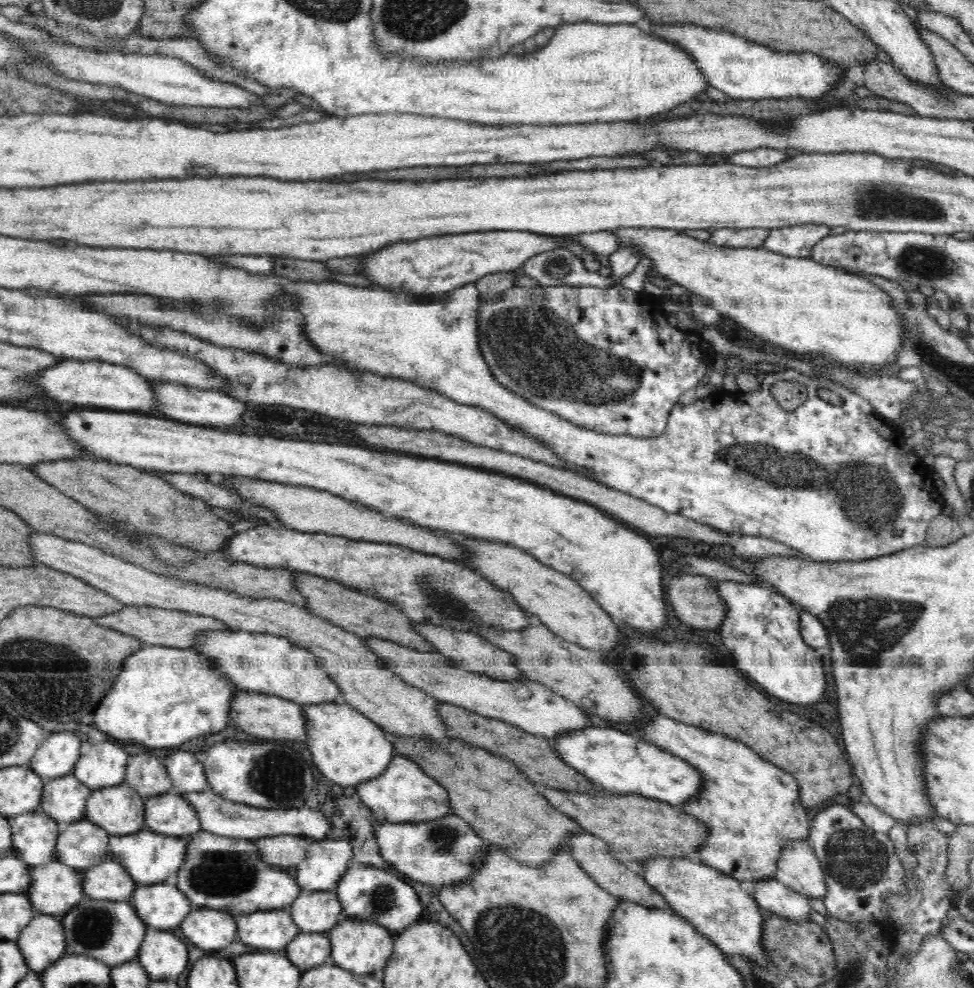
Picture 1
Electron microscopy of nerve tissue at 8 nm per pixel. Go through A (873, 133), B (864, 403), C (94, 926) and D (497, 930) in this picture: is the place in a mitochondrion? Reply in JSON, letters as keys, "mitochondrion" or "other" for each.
{"A":"other","B":"other","C":"mitochondrion","D":"mitochondrion"}

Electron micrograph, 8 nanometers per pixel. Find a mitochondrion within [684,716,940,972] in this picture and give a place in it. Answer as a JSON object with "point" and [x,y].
{"point":[856,860]}

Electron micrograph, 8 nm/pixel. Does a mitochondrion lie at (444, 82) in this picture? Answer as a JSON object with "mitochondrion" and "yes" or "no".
{"mitochondrion":"no"}

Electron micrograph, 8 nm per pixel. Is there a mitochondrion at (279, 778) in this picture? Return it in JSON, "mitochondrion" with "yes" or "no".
{"mitochondrion":"yes"}

